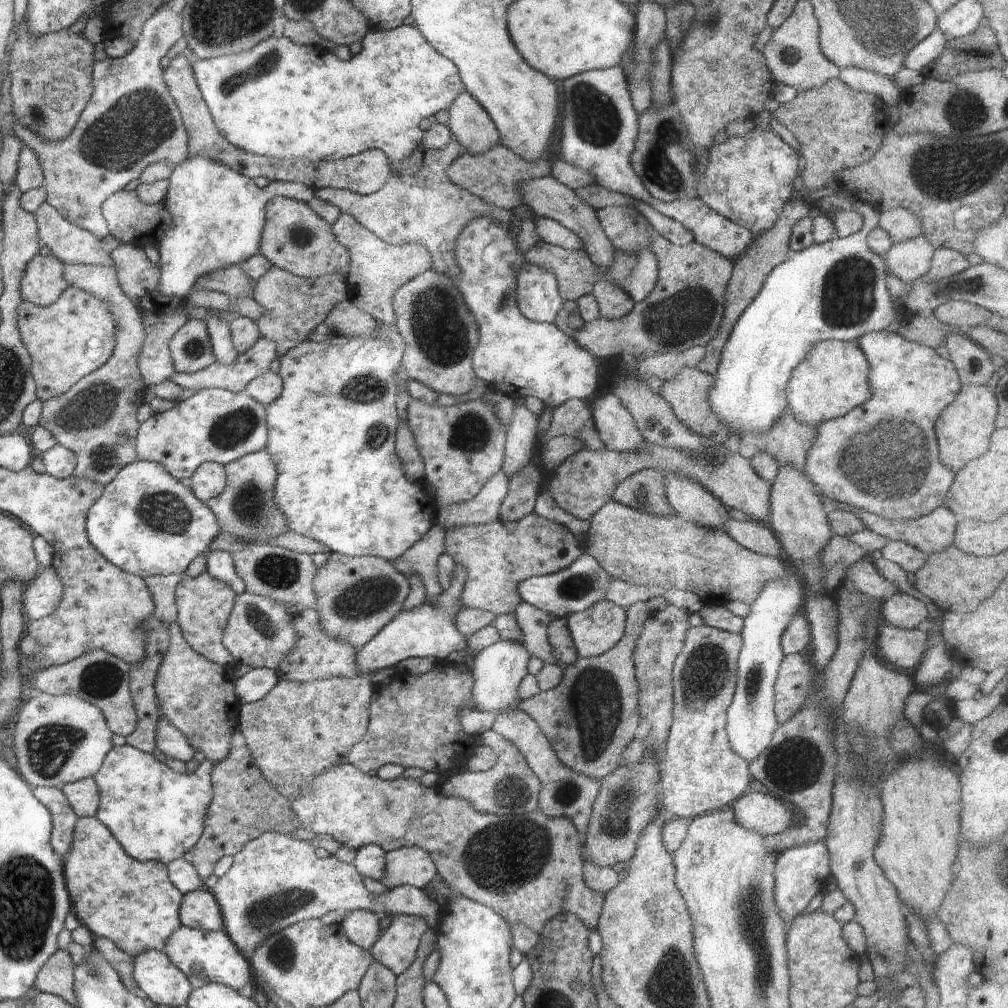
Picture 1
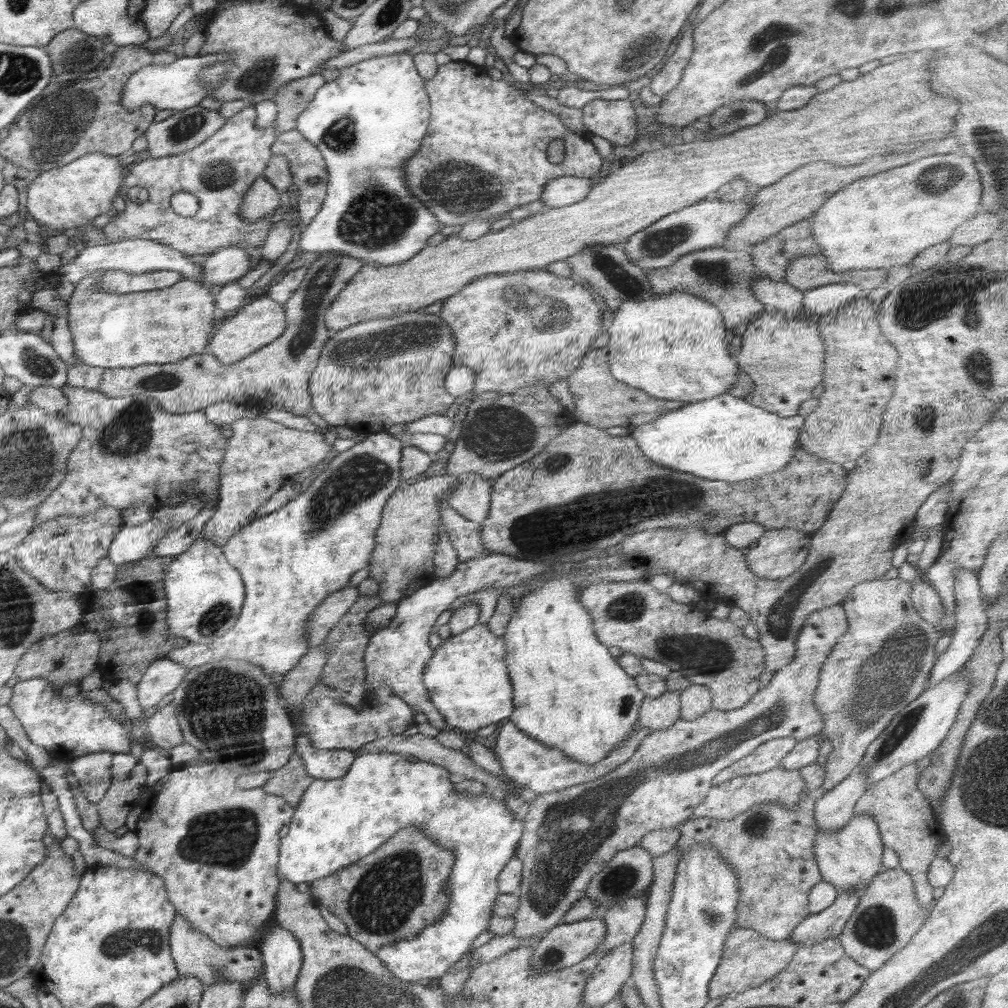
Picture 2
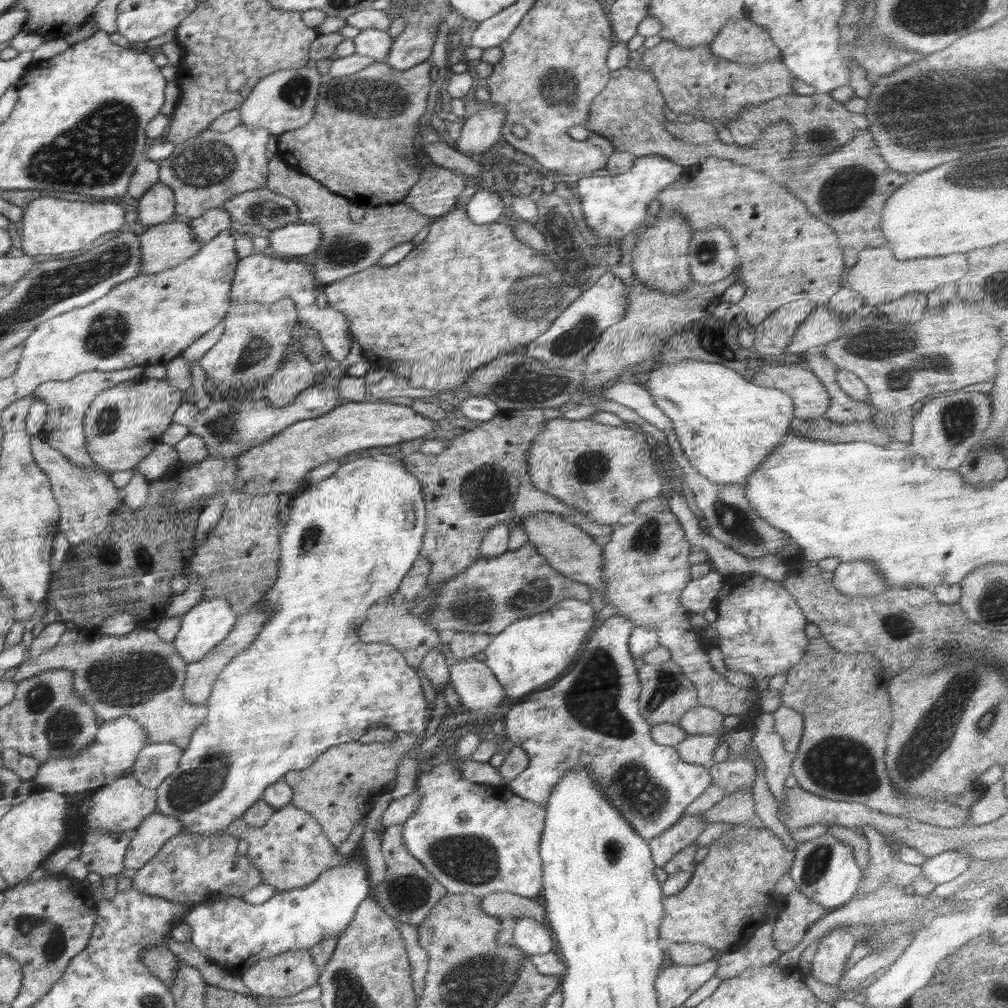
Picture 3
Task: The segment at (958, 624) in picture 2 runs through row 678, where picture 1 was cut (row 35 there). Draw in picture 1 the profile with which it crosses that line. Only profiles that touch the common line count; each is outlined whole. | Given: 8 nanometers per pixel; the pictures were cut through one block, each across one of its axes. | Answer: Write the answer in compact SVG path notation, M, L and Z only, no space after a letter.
M934 29L924 40L921 40L914 48L909 50L909 53L903 60L902 68L912 68L920 72L924 66L930 64L932 60L936 60L942 54L946 41L946 37L942 31Z

